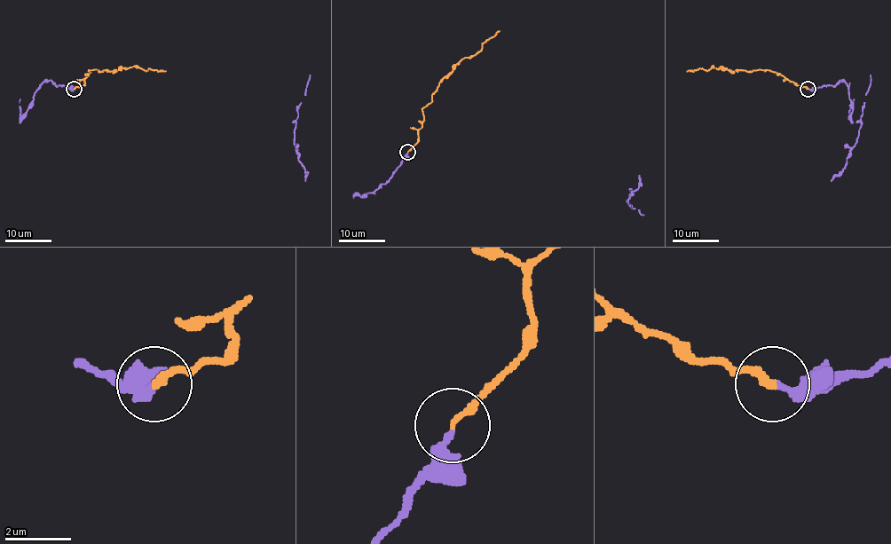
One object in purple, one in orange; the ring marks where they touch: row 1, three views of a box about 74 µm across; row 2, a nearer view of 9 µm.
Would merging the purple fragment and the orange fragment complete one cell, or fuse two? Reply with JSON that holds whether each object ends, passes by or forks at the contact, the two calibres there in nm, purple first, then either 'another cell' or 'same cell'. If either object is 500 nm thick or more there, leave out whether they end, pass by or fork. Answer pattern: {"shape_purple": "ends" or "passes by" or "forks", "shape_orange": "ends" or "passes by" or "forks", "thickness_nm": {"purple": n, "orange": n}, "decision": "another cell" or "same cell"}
{"shape_purple": "ends", "shape_orange": "ends", "thickness_nm": {"purple": 280, "orange": 220}, "decision": "same cell"}

